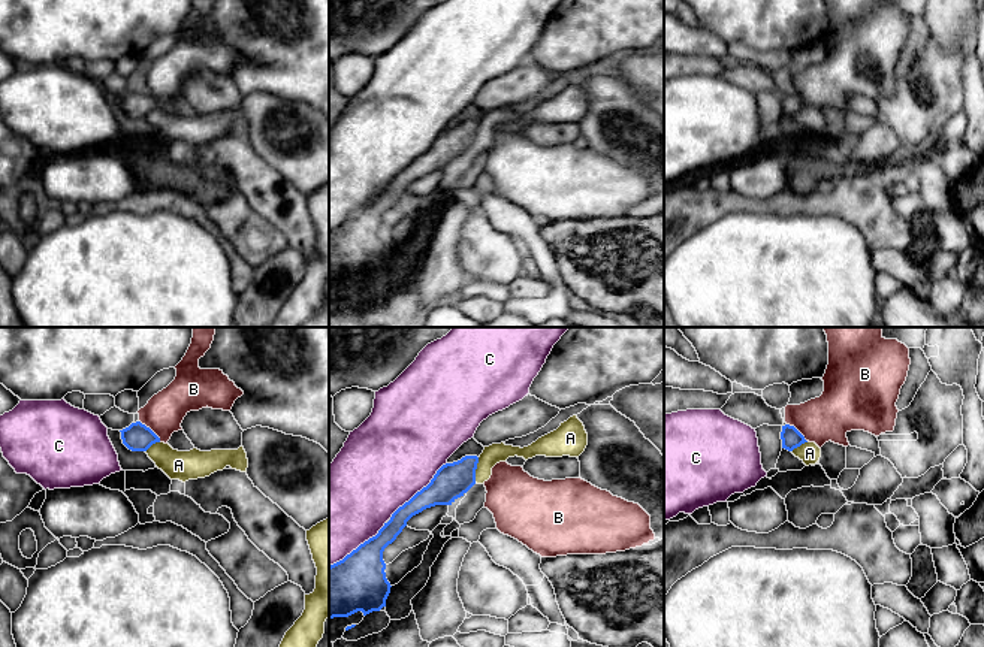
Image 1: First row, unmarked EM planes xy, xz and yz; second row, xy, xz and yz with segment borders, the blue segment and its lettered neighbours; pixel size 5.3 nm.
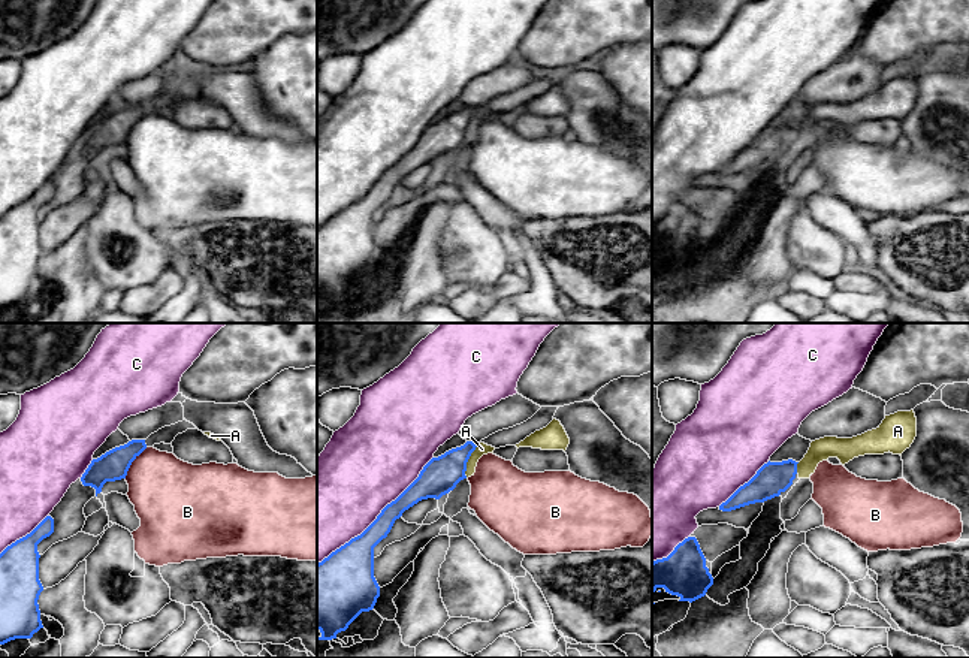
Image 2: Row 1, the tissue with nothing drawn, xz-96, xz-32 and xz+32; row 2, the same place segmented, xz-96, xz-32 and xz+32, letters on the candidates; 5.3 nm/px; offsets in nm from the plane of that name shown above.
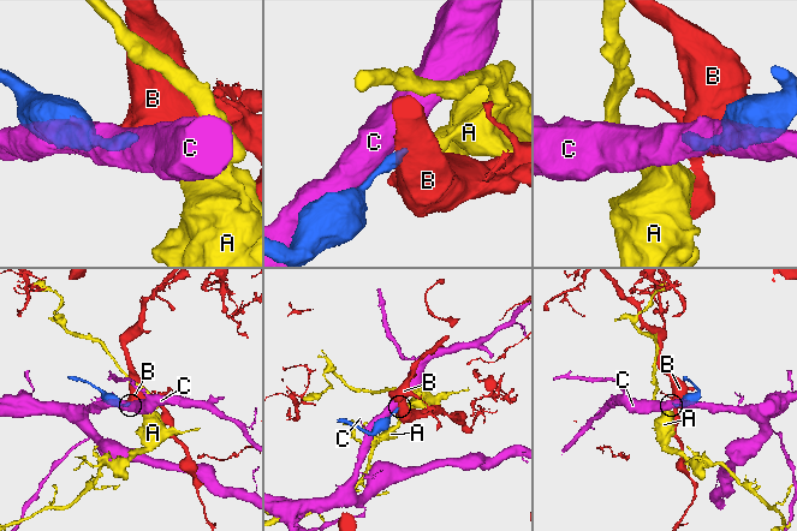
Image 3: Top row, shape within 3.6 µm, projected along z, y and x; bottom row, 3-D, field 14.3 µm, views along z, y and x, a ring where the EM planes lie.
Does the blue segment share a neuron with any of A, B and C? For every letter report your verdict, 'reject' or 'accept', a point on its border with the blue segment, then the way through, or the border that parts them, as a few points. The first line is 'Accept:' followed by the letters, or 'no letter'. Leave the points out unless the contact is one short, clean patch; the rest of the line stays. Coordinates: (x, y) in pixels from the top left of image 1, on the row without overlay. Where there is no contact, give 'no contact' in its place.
Accept: no letter
A: reject; contact xz (476, 133); border xz (479, 123), (474, 147)
B: reject; contact xy (151, 96); border xy (139, 85), (160, 106)
C: reject; contact xz (420, 156)

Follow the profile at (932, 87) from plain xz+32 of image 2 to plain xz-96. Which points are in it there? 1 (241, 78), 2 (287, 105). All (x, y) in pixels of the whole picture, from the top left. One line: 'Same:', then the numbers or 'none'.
Same: 1

